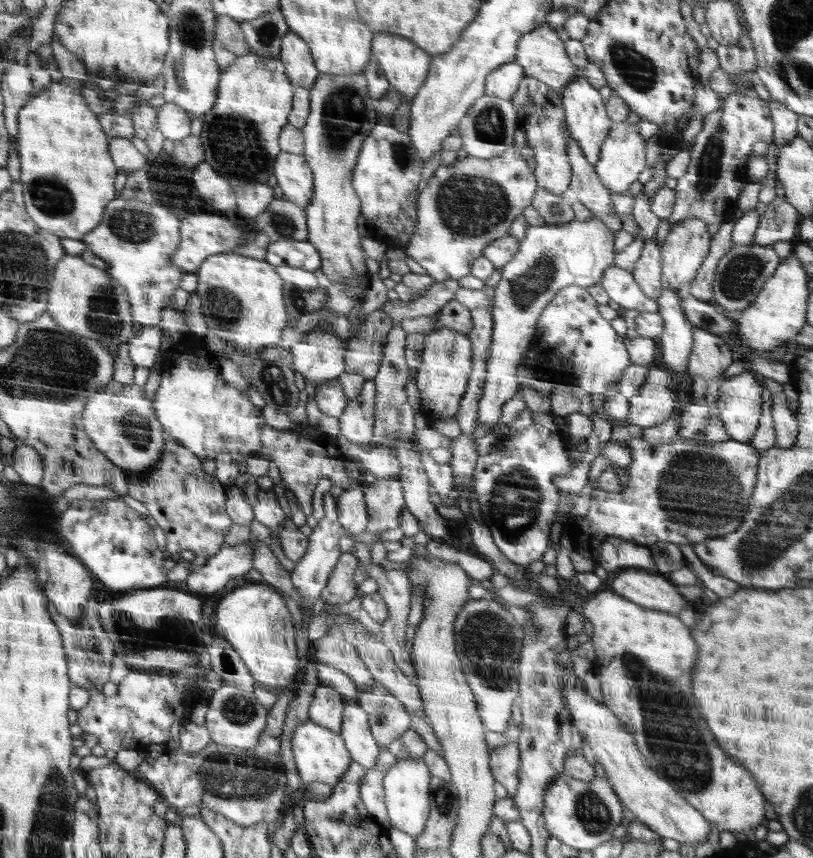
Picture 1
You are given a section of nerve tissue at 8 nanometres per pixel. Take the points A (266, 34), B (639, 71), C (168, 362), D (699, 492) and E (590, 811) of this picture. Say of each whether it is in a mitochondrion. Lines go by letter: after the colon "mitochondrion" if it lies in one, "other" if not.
A: mitochondrion
B: mitochondrion
C: other
D: mitochondrion
E: mitochondrion

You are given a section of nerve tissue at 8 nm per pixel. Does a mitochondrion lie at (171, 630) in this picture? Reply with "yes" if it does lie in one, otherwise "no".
yes

